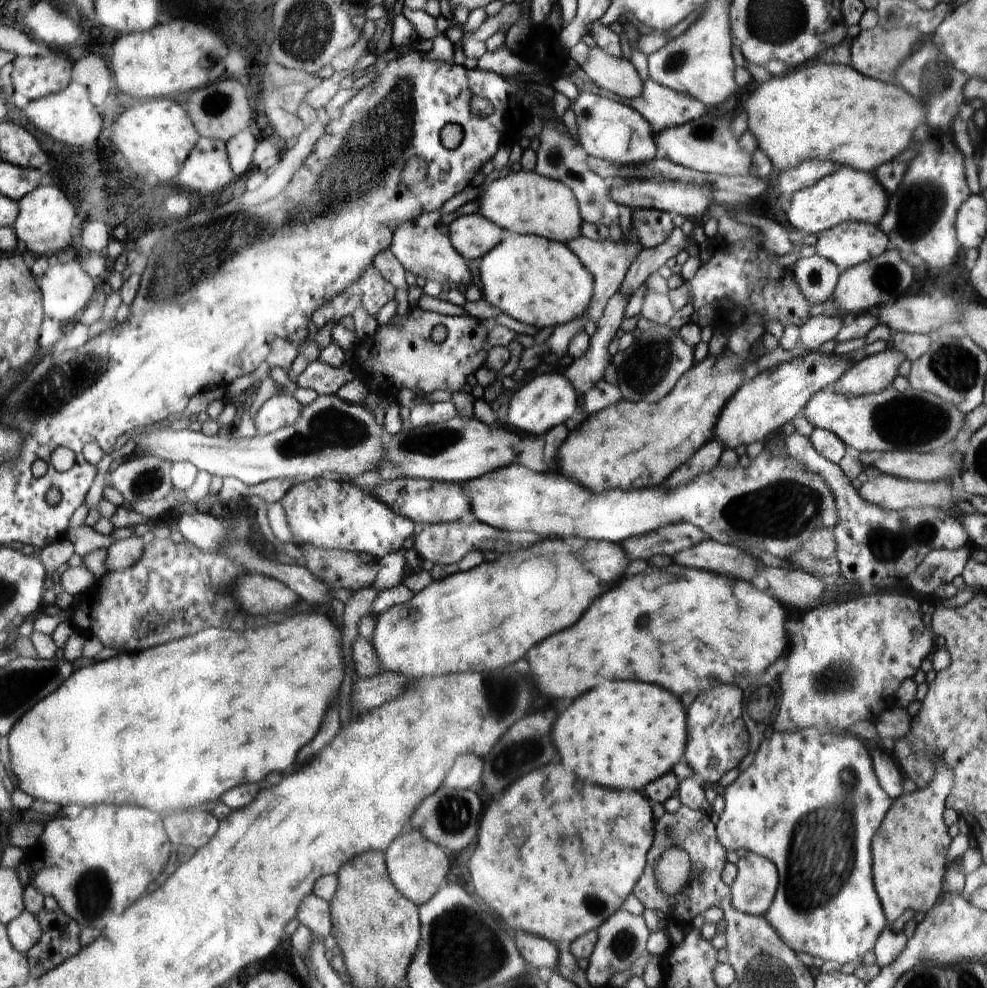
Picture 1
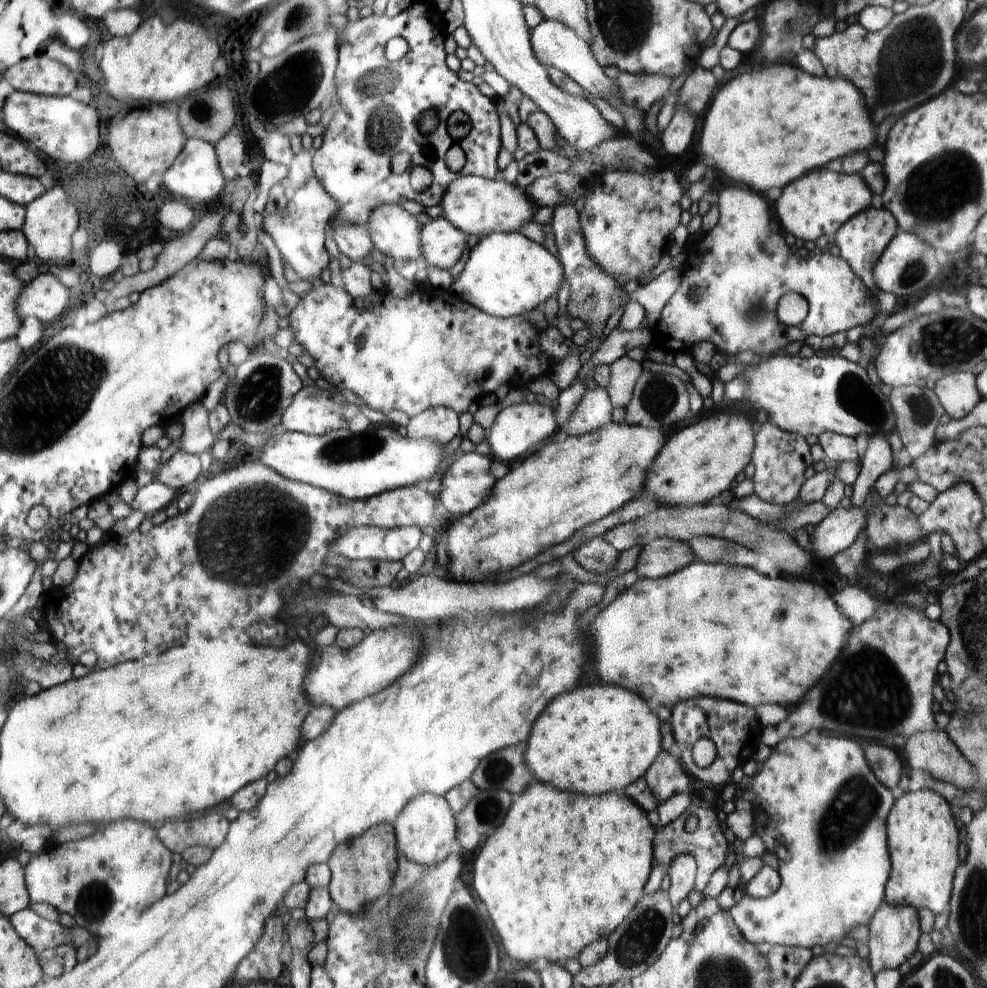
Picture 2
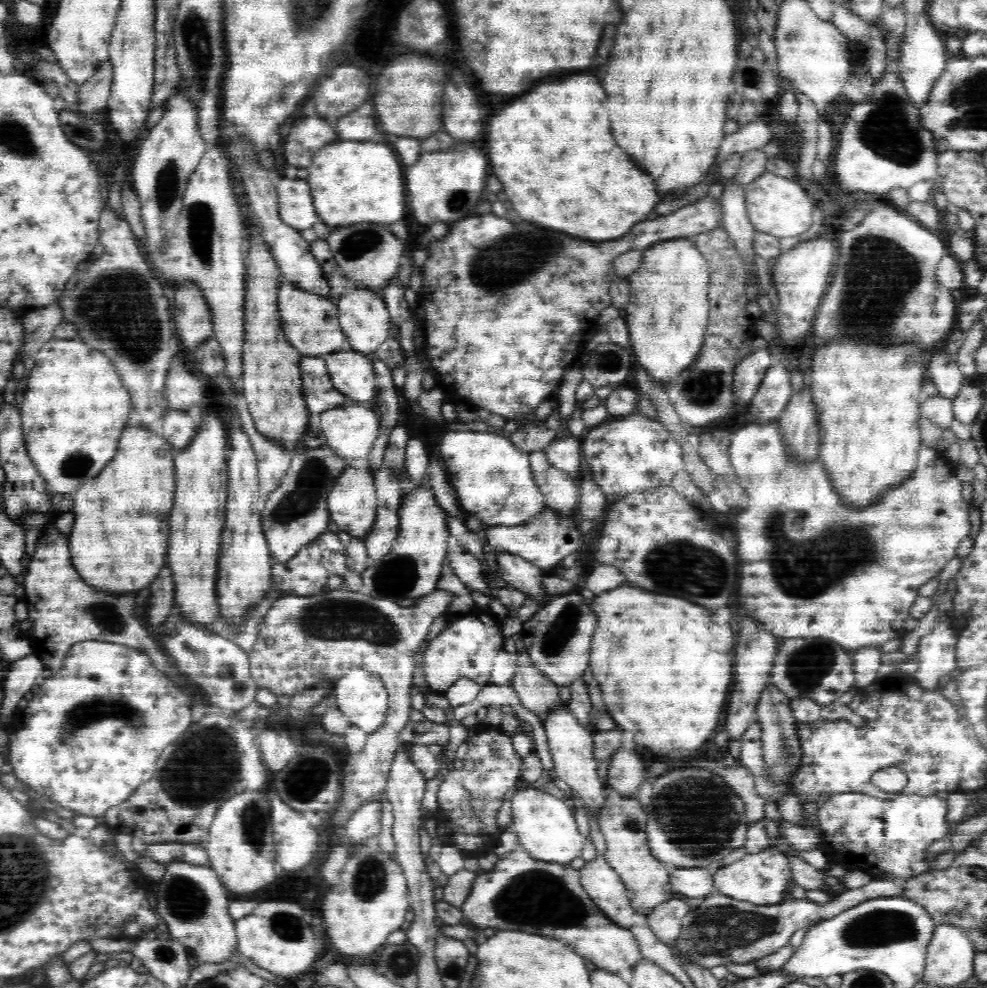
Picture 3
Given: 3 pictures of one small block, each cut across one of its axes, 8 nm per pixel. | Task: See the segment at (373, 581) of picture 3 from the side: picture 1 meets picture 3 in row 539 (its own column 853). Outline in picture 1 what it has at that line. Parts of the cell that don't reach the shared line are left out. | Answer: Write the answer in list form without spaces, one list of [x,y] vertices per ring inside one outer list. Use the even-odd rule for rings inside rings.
[[[832,386],[820,390],[804,413],[814,427],[836,434],[840,441],[860,453],[903,451],[934,453],[950,446],[962,431],[965,415],[956,405],[934,393],[909,387],[900,393],[892,386],[863,396],[841,396]]]

